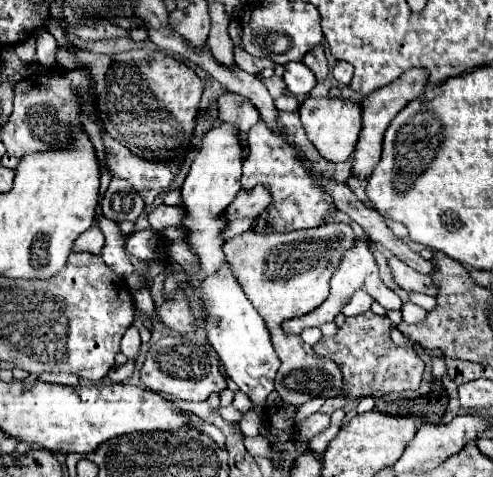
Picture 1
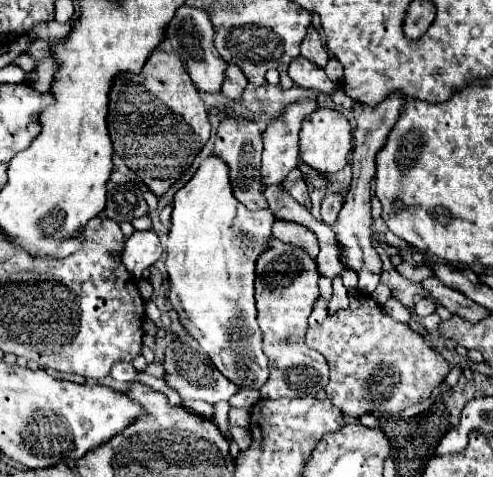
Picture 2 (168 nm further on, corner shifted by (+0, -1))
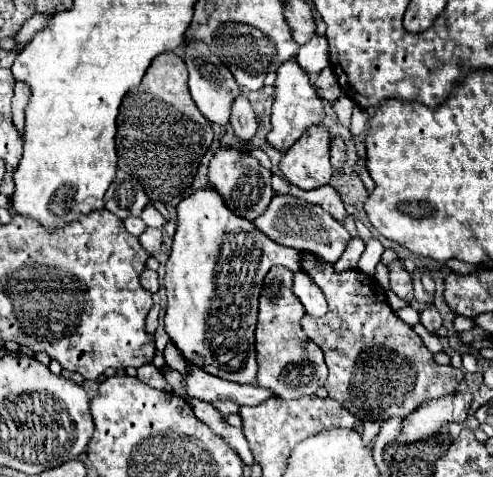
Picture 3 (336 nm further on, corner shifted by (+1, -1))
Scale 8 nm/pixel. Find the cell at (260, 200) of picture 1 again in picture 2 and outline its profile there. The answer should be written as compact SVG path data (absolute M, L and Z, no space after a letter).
M302 99L294 105L290 105L286 109L286 113L278 119L274 119L268 129L262 133L262 139L264 139L264 153L262 153L262 167L260 167L260 173L262 173L262 187L270 187L270 185L280 185L284 181L284 177L298 165L298 155L300 155L299 149L299 131L300 123L306 115L310 115L314 109L317 109L317 99Z

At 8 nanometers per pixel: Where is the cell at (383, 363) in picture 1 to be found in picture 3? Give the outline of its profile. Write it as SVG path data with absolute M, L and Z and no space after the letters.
M301 253L301 271L305 271L323 291L329 311L327 315L315 319L305 315L301 319L301 327L305 335L315 341L323 353L329 367L329 377L325 381L325 389L331 399L339 401L345 409L349 409L361 421L385 421L389 417L405 417L423 401L443 397L447 393L455 393L459 383L463 381L463 371L455 369L453 365L437 365L433 361L433 353L423 345L421 337L403 323L395 311L389 307L383 287L375 281L375 277L359 271L359 269L345 269L337 273L333 265L313 257L313 253Z

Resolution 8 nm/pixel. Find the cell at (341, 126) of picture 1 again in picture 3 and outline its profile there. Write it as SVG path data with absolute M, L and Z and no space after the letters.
M323 125L309 127L301 139L283 153L279 171L291 185L303 191L327 185L333 177L333 167L329 163L329 145L331 137Z

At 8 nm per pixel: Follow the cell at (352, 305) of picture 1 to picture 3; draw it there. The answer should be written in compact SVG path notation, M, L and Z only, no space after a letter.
M393 261L387 265L389 269L389 281L391 281L391 289L403 297L403 299L413 299L413 281L409 277L409 273L403 269L403 265L399 261Z

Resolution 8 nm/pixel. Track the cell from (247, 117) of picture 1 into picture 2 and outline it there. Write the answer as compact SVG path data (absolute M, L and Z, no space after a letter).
M230 115L222 119L218 133L216 133L216 145L214 153L222 157L230 165L230 181L234 189L234 197L244 203L248 209L264 209L268 207L262 187L260 187L260 153L262 153L262 131L254 119L248 119L244 115Z

